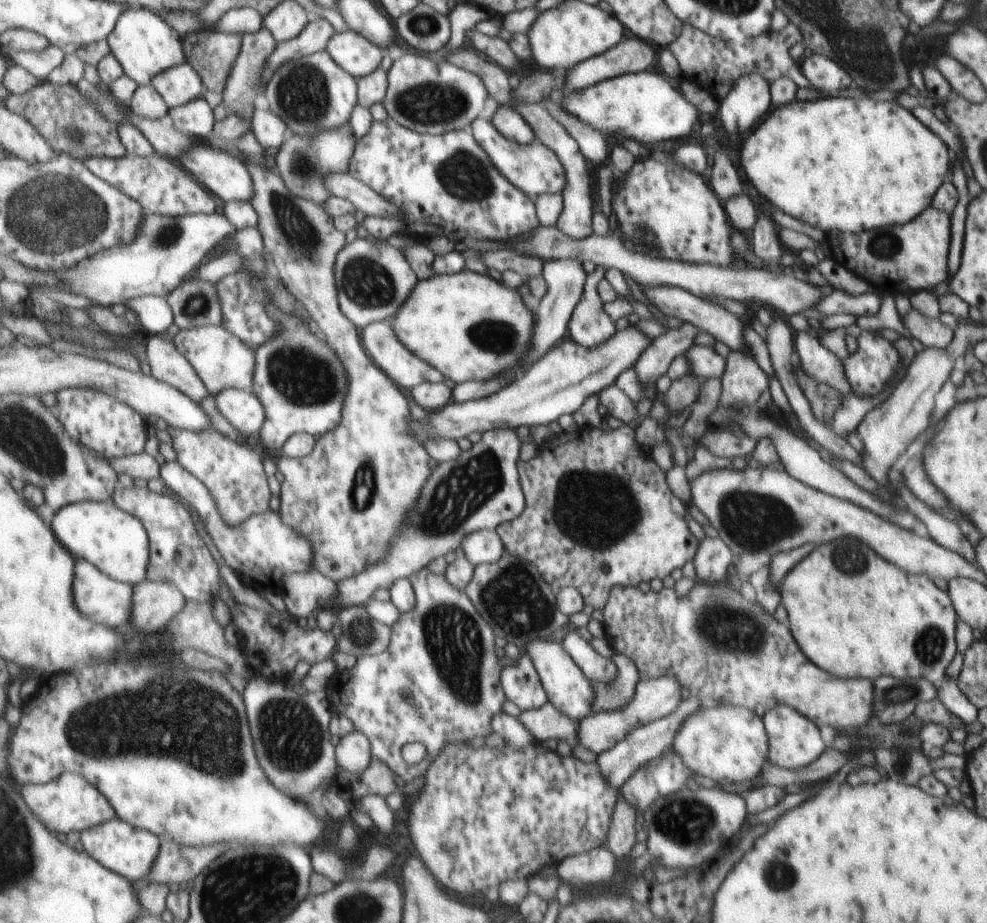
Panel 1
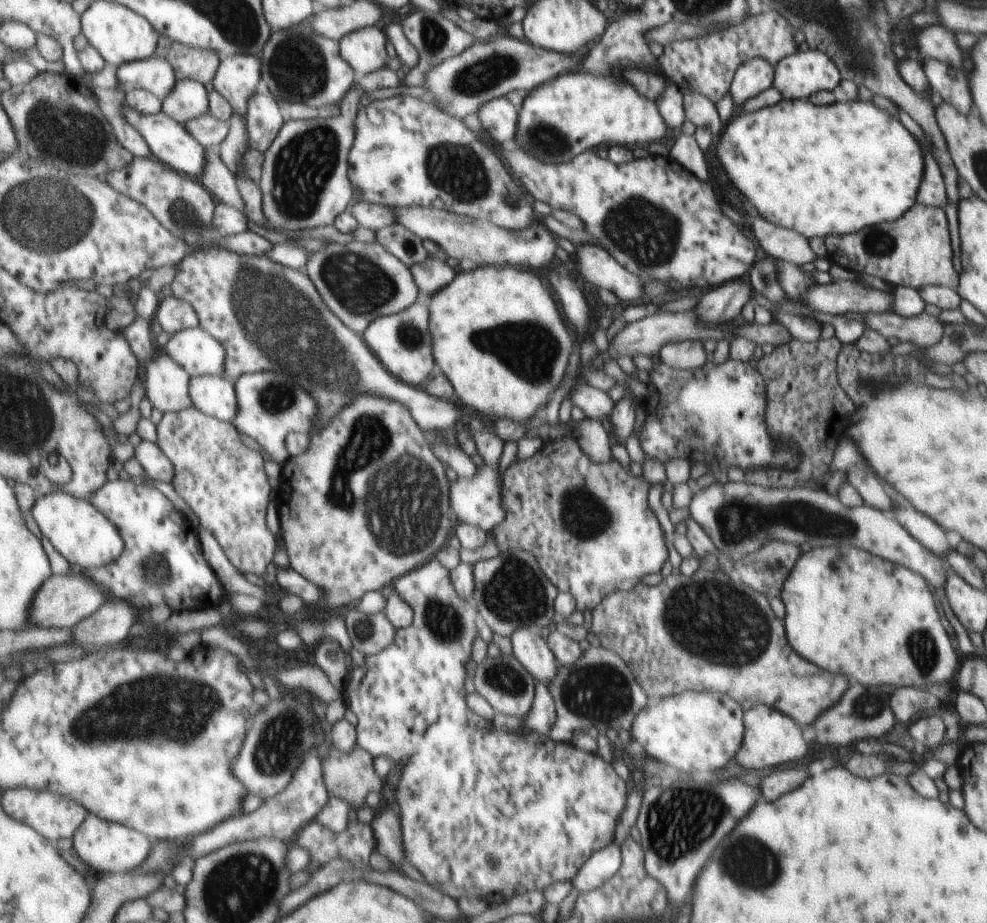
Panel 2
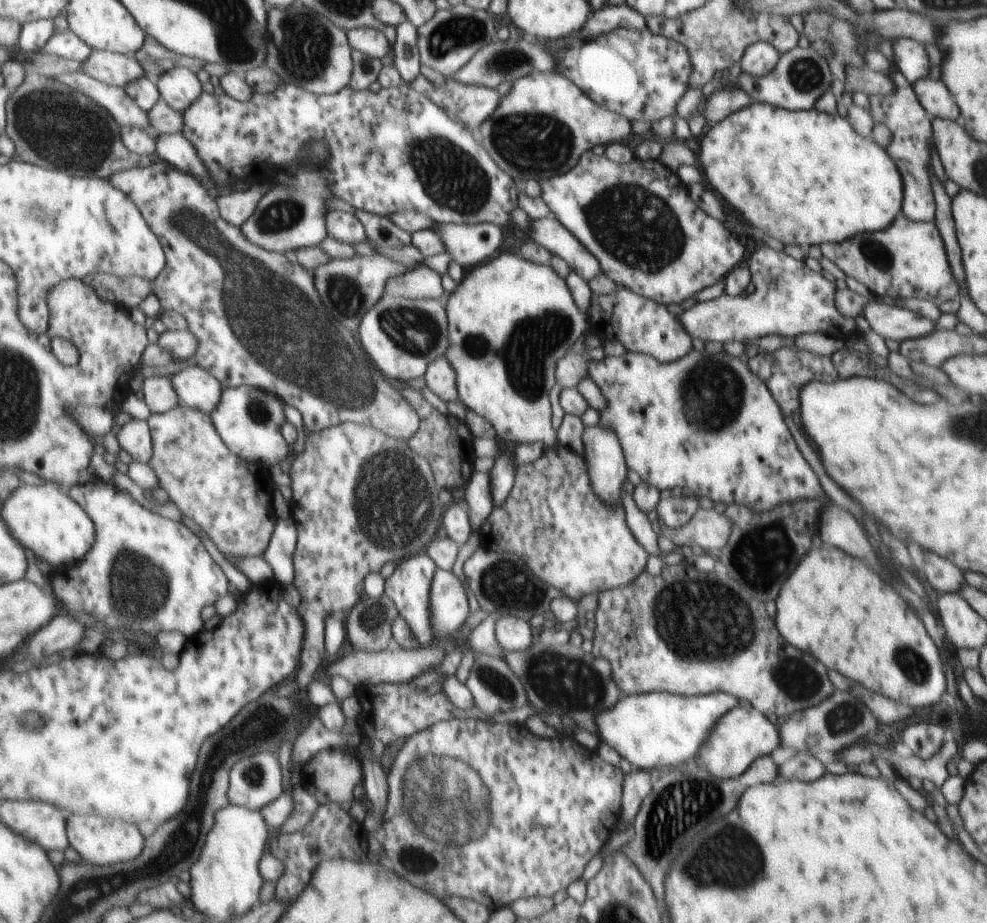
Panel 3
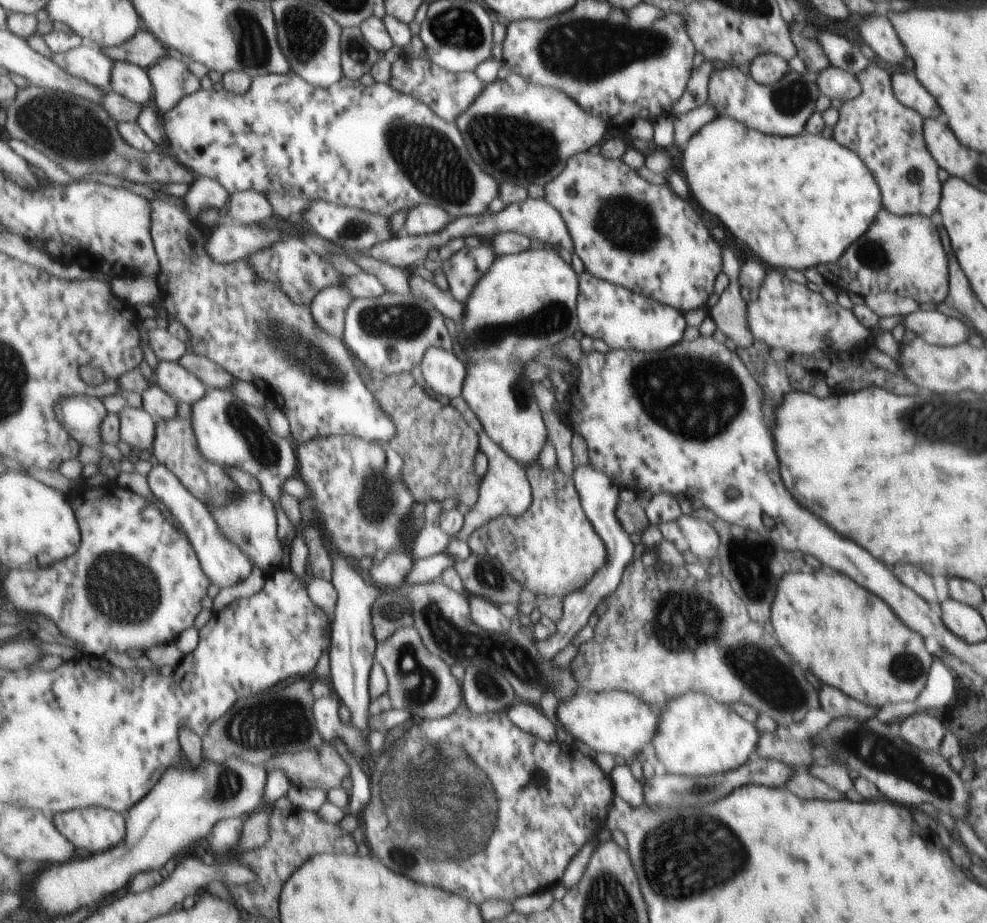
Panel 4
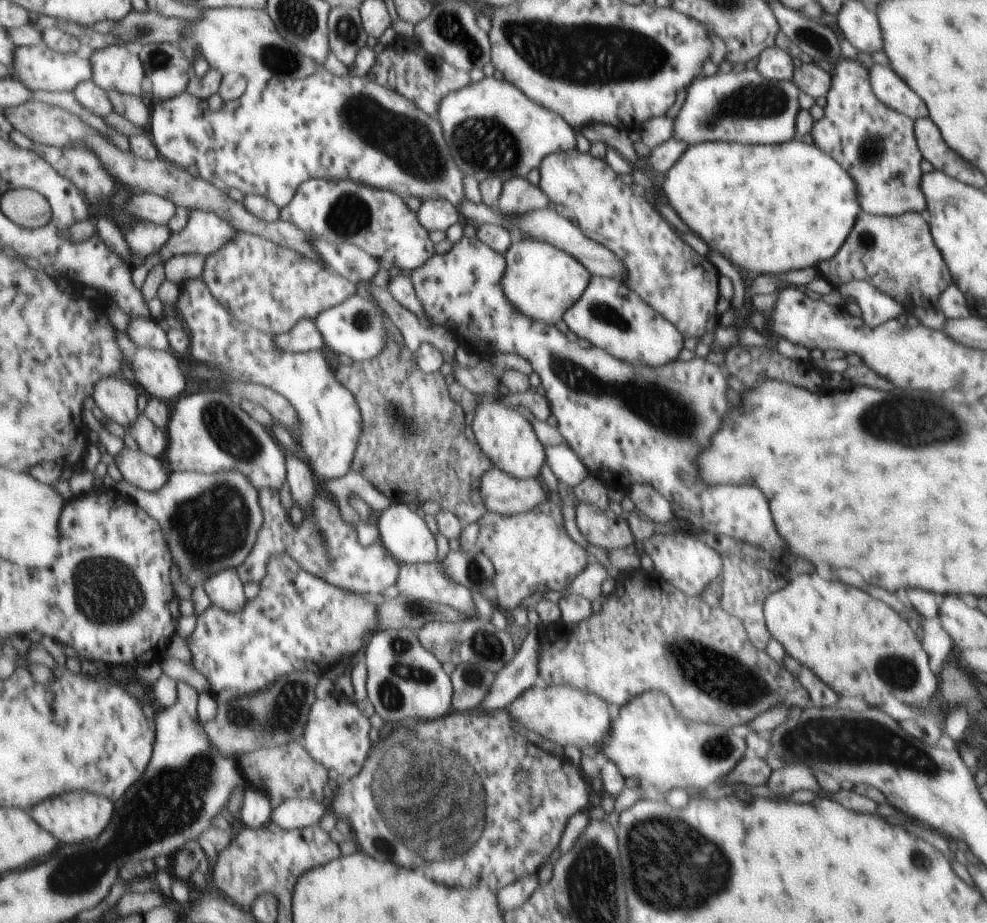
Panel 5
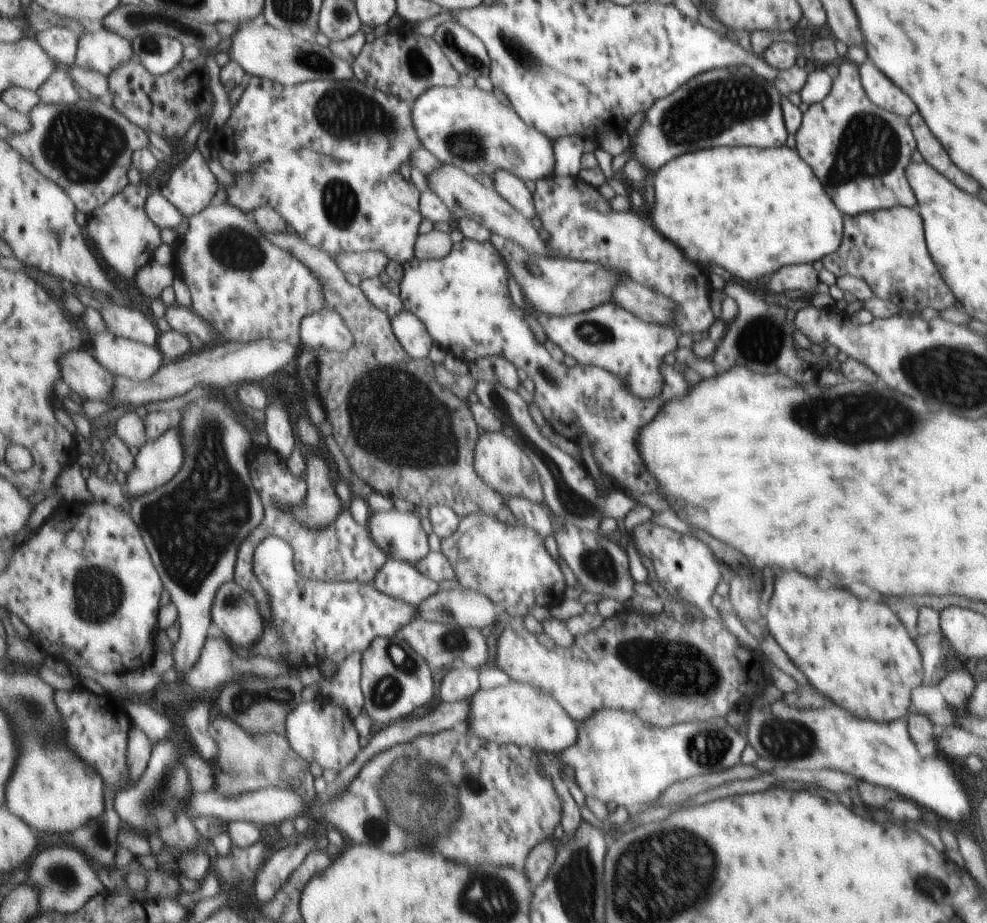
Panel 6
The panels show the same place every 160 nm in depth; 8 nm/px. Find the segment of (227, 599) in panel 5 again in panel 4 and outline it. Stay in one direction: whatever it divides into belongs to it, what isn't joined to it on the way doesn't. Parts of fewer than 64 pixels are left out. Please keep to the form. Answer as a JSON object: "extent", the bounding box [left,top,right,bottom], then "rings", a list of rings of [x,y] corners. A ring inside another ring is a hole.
{"extent":[140,461,253,589],"rings":[[[151,461],[149,464],[141,464],[140,468],[142,468],[143,473],[146,473],[152,494],[166,505],[170,514],[189,536],[211,584],[215,584],[219,589],[241,584],[253,570],[253,566],[249,562],[250,558],[242,548],[233,544],[220,532],[218,524],[214,521],[214,516],[211,516],[205,503],[193,496],[191,491],[179,480],[179,477],[165,465]]]}

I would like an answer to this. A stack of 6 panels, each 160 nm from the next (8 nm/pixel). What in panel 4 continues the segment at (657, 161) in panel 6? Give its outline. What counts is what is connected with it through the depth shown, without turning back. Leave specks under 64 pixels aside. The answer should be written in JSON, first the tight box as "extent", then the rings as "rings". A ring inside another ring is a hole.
{"extent":[706,66,819,136],"rings":[[[737,66],[718,67],[708,77],[706,102],[714,107],[715,118],[724,117],[747,124],[747,129],[767,132],[771,136],[793,136],[805,130],[806,120],[813,114],[815,100],[819,96],[813,74],[797,74],[788,70],[778,81],[768,85],[756,82],[749,74],[739,72]]]}

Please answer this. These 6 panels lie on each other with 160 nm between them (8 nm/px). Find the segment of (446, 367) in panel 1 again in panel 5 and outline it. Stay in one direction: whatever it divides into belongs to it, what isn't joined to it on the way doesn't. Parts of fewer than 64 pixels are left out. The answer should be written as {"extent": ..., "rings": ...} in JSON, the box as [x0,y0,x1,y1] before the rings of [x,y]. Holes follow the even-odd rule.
{"extent":[471,239,591,480],"rings":[[[515,239],[509,247],[507,256],[507,274],[503,278],[503,290],[507,298],[523,314],[555,324],[563,318],[582,296],[582,292],[591,282],[589,270],[571,256],[571,253],[558,249],[555,245],[537,239]],[[497,401],[478,402],[471,417],[476,442],[492,460],[495,467],[519,480],[541,479],[541,470],[547,460],[544,445],[539,442],[535,428],[529,420],[511,407]]]}

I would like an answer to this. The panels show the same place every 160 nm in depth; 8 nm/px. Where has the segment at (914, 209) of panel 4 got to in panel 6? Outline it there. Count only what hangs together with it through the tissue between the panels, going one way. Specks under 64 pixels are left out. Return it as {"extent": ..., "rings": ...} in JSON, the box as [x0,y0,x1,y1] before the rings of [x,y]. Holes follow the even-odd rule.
{"extent":[795,59,916,216],"rings":[[[843,59],[836,61],[837,75],[831,79],[831,88],[819,102],[808,106],[803,112],[801,124],[795,132],[795,149],[818,174],[826,192],[844,213],[849,216],[862,215],[878,210],[889,210],[893,207],[913,208],[916,197],[906,180],[909,168],[909,154],[915,148],[913,133],[905,117],[879,108],[866,96],[862,87],[858,66]]]}

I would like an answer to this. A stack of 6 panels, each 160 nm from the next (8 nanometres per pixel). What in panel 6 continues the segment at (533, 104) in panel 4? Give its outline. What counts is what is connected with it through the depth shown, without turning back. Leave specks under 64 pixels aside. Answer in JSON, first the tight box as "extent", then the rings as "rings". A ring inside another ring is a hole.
{"extent":[413,86,555,182],"rings":[[[477,86],[435,87],[424,92],[413,105],[413,124],[417,128],[423,147],[441,163],[451,164],[473,177],[495,176],[499,170],[513,172],[523,177],[525,182],[538,182],[543,176],[555,173],[555,139],[547,132],[535,128],[535,124],[527,124],[522,113],[505,94],[497,96],[477,88]]]}

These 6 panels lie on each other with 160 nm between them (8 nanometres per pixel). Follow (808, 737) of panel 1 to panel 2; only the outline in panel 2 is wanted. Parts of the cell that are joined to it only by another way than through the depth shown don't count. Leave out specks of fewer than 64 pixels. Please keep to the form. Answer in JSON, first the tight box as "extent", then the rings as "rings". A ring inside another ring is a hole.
{"extent":[734,705,807,768],"rings":[[[747,705],[743,712],[743,744],[738,754],[734,756],[734,762],[741,768],[772,768],[789,764],[805,756],[807,742],[803,740],[801,730],[787,718],[787,715],[780,713],[767,705]]]}

